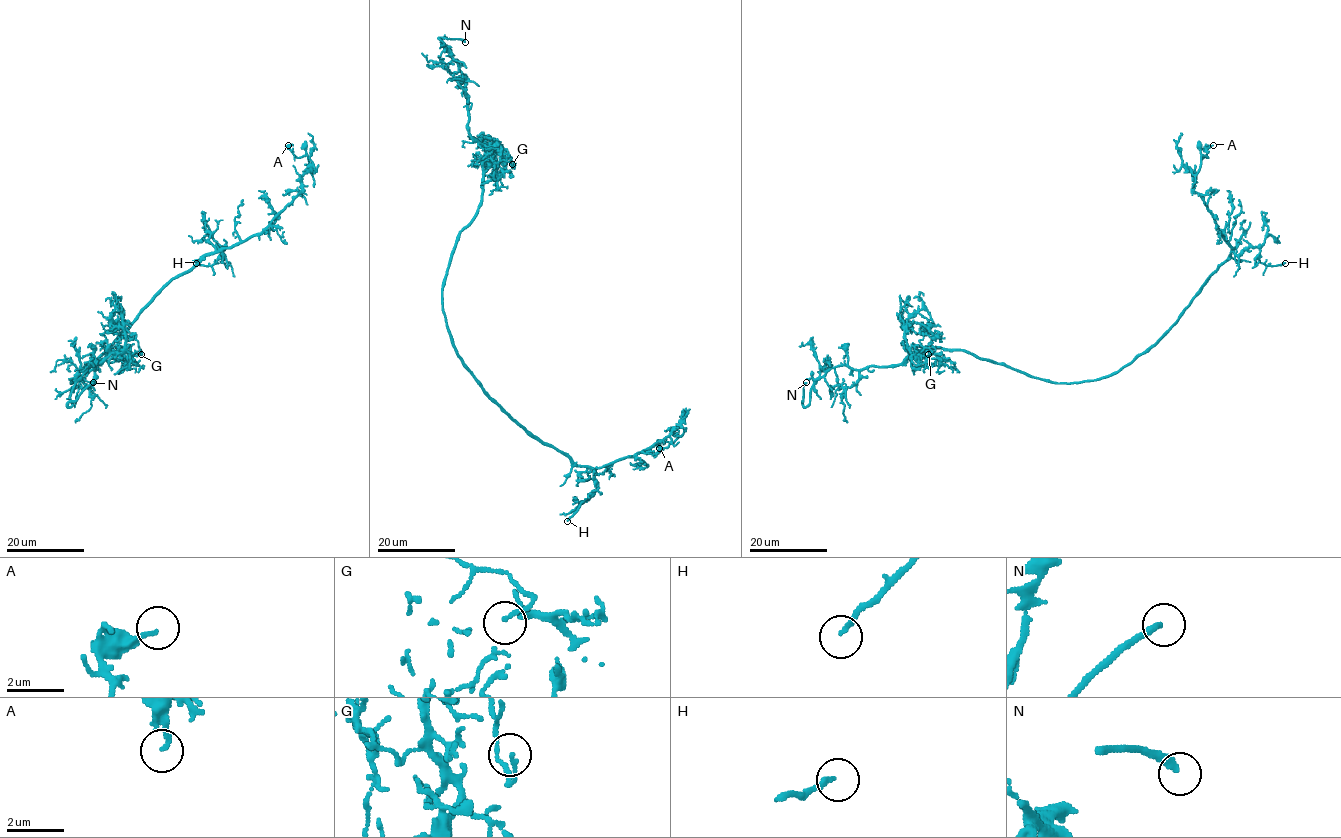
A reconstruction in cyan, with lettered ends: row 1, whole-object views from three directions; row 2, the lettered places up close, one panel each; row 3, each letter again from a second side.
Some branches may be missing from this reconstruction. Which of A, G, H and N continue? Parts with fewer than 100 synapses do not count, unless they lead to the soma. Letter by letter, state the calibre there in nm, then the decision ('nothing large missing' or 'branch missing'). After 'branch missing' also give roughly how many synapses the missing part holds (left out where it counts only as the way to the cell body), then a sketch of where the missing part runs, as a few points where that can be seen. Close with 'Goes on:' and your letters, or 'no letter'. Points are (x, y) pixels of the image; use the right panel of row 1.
A: calibre 150 nm; nothing large missing
G: calibre 130 nm; nothing large missing
H: calibre 170 nm; nothing large missing
N: calibre 240 nm; branch missing; course (806, 382), (821, 370), (821, 358), (817, 353), (817, 356)
Goes on: N

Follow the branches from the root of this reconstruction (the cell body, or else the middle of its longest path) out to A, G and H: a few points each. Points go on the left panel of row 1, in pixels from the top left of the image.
A: (84, 373), (173, 279), (259, 234), (299, 193), (312, 172), (288, 145)
G: (84, 373), (71, 382), (111, 348), (122, 351), (124, 322), (125, 335), (136, 335), (141, 354)
H: (84, 373), (173, 279), (205, 256), (220, 251), (223, 255), (225, 247), (216, 263), (196, 263)

